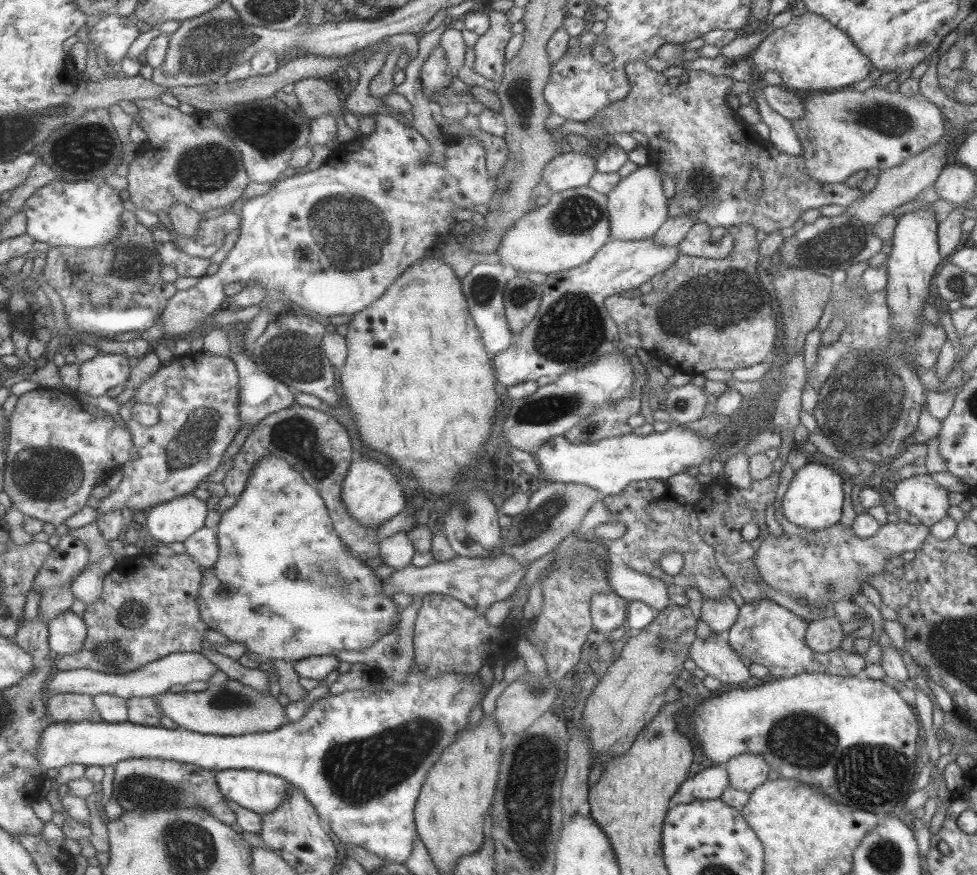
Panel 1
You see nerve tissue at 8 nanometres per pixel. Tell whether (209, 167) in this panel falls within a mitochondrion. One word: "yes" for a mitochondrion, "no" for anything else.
yes

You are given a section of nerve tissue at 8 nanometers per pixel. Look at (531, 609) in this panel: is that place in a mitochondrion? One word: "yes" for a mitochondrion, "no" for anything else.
no

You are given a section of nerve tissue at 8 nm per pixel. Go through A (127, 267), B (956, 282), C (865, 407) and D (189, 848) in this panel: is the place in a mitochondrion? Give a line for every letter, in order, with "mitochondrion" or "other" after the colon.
A: mitochondrion
B: mitochondrion
C: mitochondrion
D: mitochondrion

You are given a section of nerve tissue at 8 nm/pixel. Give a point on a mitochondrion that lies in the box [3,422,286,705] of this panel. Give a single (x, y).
(45, 472)

